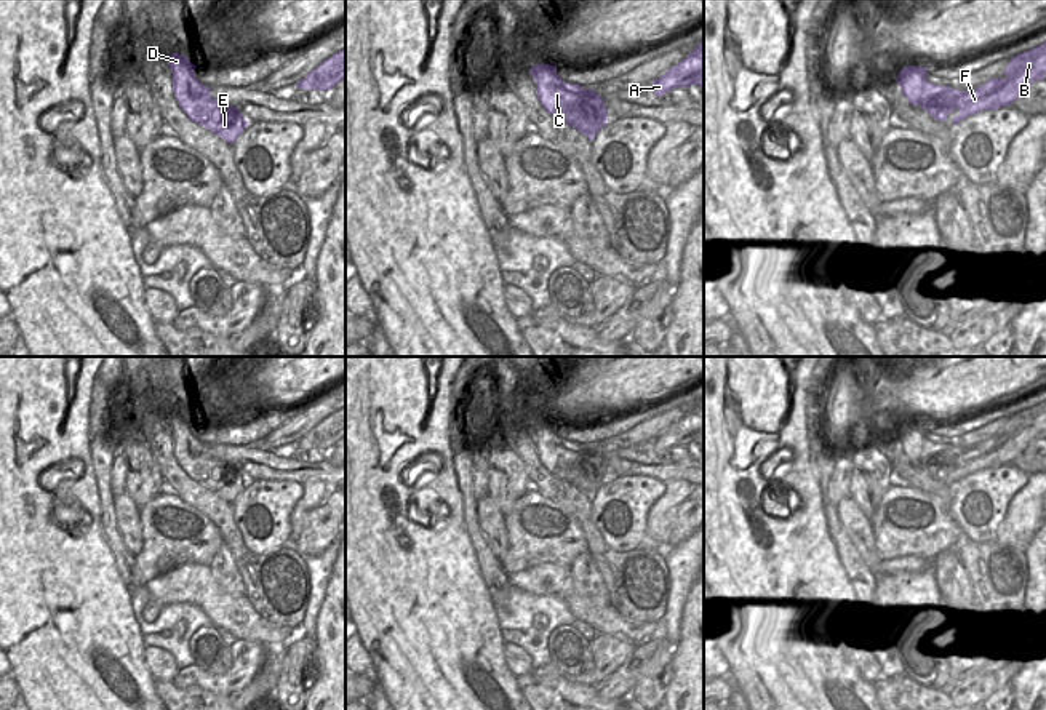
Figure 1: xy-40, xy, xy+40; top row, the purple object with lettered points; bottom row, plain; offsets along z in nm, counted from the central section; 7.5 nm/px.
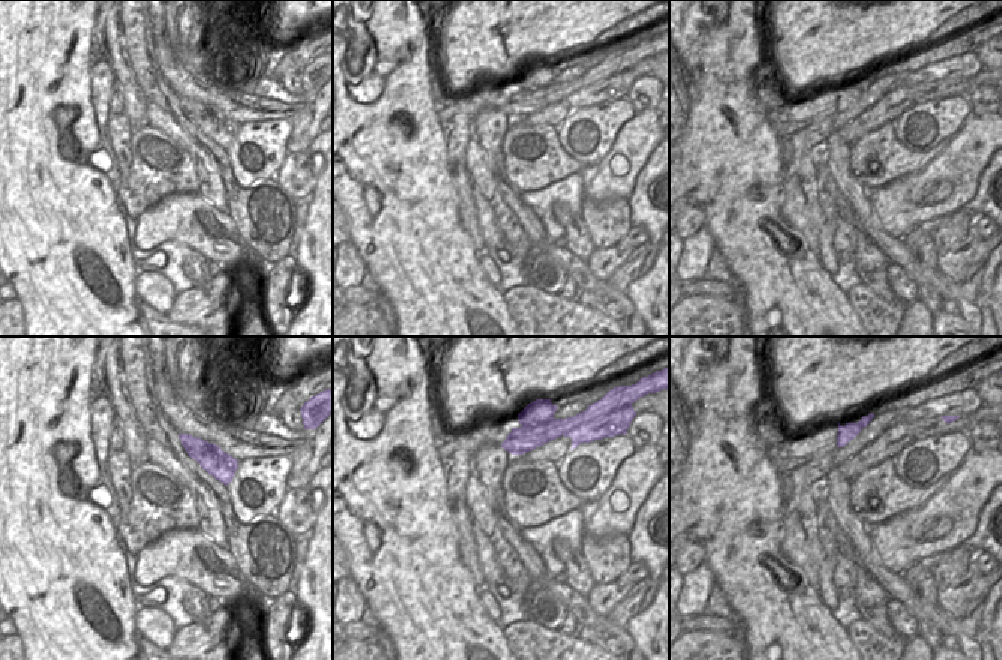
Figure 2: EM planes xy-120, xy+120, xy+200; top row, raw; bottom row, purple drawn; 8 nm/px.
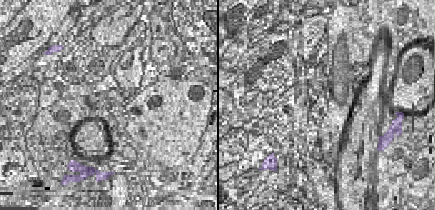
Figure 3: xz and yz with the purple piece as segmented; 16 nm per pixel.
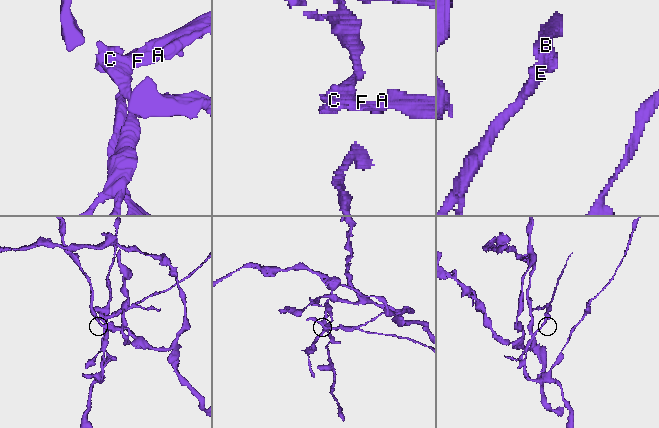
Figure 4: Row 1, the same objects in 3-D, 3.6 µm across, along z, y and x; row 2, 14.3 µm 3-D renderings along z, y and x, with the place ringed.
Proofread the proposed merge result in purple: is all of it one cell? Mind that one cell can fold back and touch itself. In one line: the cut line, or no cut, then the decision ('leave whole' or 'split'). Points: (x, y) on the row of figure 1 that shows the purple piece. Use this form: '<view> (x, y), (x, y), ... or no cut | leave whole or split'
xy (603, 104), (570, 107), (554, 115) | split

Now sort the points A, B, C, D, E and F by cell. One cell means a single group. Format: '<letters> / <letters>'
A B C D F / E

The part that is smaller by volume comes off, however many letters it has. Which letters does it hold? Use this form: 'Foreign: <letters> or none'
Foreign: A, B, C, D, F

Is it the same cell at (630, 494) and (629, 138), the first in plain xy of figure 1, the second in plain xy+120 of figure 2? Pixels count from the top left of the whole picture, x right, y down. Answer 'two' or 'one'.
two

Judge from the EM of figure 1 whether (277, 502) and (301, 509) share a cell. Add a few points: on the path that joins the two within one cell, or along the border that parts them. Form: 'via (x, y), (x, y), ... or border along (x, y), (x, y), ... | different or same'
border along (303, 485), (303, 494), (290, 515), (287, 544) | different

